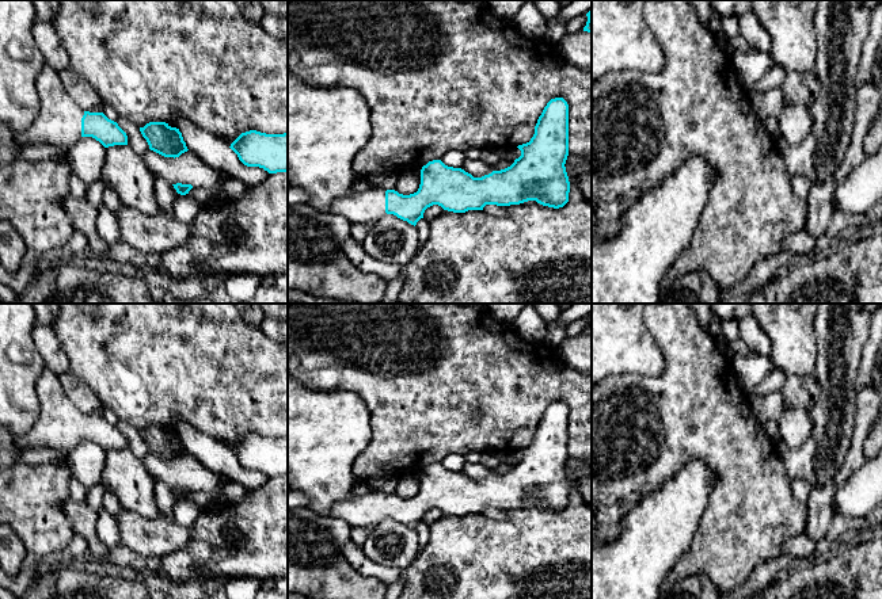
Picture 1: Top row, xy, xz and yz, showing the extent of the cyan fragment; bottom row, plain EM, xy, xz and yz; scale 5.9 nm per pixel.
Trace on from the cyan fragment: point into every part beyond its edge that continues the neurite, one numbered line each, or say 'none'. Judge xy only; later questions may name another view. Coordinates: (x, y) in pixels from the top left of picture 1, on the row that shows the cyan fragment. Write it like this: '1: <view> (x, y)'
1: xy (59, 122)

